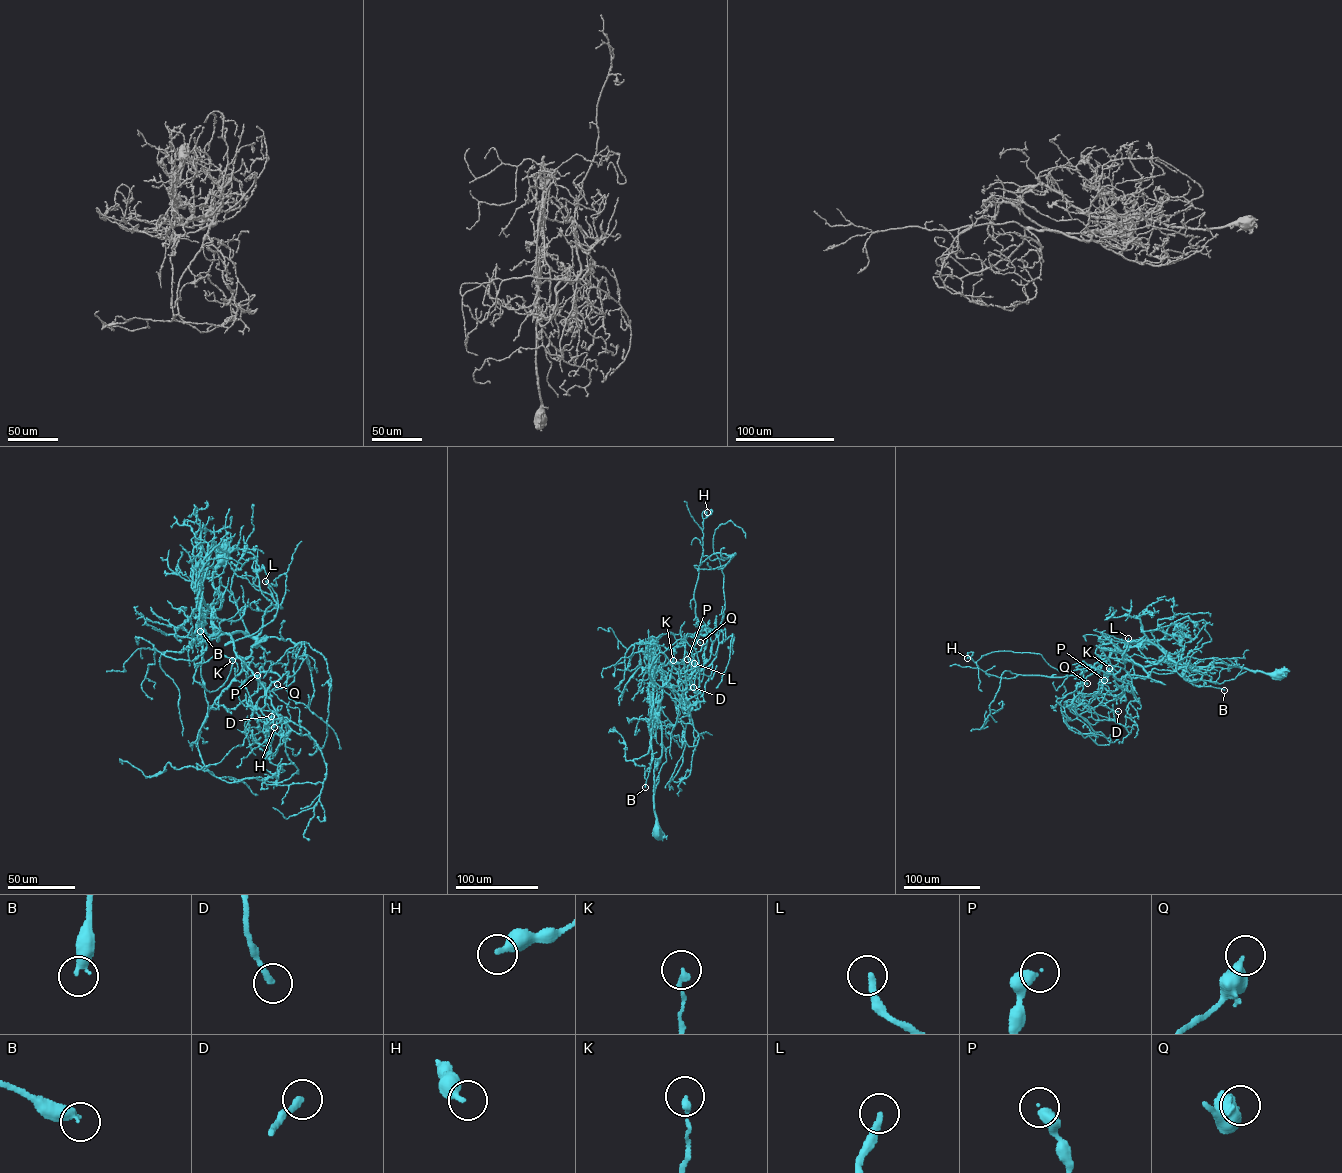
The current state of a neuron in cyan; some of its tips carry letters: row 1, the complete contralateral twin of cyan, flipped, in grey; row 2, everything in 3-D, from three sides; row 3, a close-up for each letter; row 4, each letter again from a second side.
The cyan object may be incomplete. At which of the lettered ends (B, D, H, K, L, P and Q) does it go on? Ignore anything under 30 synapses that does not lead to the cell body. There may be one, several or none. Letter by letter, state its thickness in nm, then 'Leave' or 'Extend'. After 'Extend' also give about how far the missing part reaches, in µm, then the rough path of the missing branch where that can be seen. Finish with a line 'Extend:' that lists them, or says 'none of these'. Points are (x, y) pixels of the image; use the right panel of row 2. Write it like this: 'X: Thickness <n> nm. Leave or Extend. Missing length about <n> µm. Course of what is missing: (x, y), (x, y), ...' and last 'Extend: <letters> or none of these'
B: Thickness 400 nm. Leave
D: Thickness 240 nm. Leave
H: Thickness 320 nm. Leave
K: Thickness 200 nm. Leave
L: Thickness 260 nm. Extend. Missing length about 150 µm. Course of what is missing: (1128, 638), (1131, 634), (1156, 636), (1179, 648), (1201, 639), (1205, 649), (1211, 650)
P: Thickness 360 nm. Leave
Q: Thickness 360 nm. Leave
Extend: L

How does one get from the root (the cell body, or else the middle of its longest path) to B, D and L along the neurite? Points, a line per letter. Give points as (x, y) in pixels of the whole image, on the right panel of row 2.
B: (1278, 674), (1250, 671), (1224, 663), (1182, 665), (1169, 657), (1182, 670), (1188, 681), (1224, 690)
D: (1278, 674), (1184, 666), (1124, 676), (1100, 703), (1118, 711)
L: (1278, 674), (1224, 663), (1182, 665), (1166, 658), (1142, 666), (1132, 660), (1114, 660), (1123, 664), (1128, 638)

